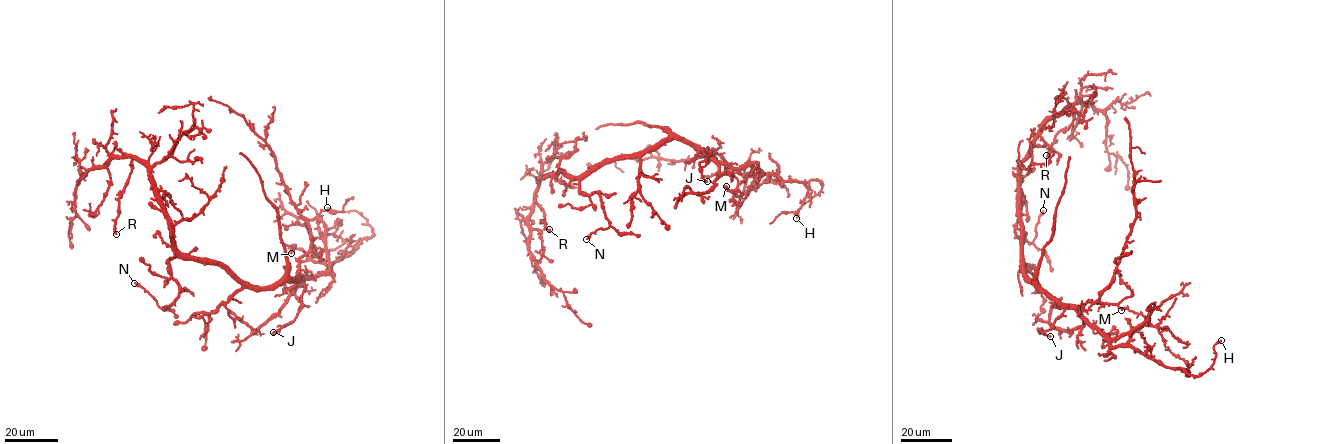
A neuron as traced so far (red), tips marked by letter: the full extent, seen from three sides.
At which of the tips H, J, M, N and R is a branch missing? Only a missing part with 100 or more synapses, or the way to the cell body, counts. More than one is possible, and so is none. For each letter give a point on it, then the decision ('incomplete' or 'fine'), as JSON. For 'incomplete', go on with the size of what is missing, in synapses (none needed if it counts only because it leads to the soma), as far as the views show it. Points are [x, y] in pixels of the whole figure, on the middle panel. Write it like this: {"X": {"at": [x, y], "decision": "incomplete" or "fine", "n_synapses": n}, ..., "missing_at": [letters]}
{"H": {"at": [796, 218], "decision": "fine"}, "J": {"at": [707, 181], "decision": "fine"}, "M": {"at": [726, 186], "decision": "fine"}, "N": {"at": [586, 239], "decision": "fine"}, "R": {"at": [549, 229], "decision": "fine"}, "missing_at": []}

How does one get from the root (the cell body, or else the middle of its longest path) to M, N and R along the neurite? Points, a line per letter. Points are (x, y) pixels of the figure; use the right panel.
M: (1023, 232), (1023, 272), (1076, 311), (1112, 347), (1129, 343), (1133, 332), (1144, 324), (1141, 314), (1121, 310)
N: (1023, 232), (1017, 213), (1019, 195), (1023, 206), (1016, 225), (1017, 237), (1033, 242), (1043, 210)
R: (1023, 232), (1016, 207), (1019, 165), (1047, 121), (1072, 106), (1072, 124), (1056, 135), (1046, 155)

